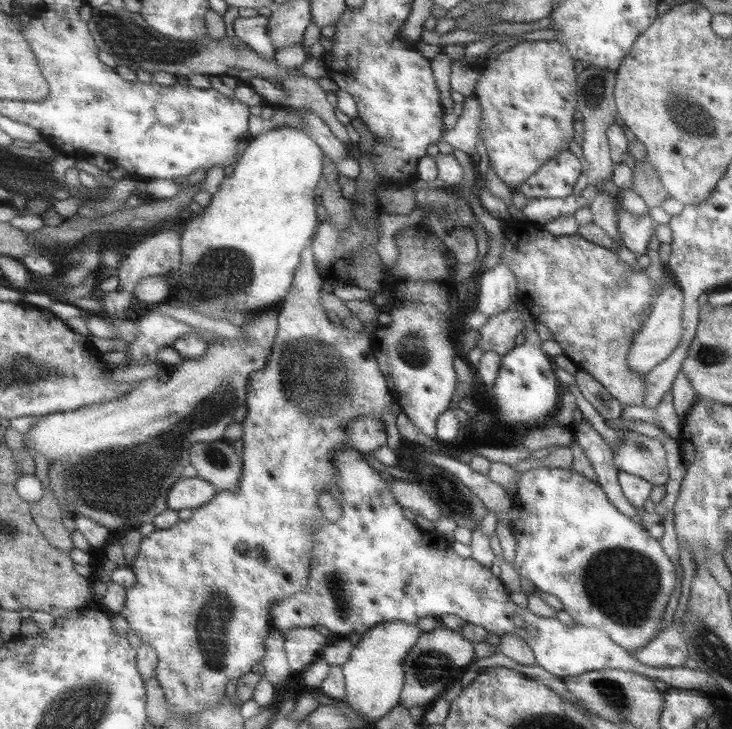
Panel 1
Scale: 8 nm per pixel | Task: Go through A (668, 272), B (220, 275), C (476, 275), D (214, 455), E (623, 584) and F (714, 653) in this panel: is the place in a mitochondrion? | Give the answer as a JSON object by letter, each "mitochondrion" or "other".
{"A":"other","B":"mitochondrion","C":"other","D":"mitochondrion","E":"mitochondrion","F":"mitochondrion"}

